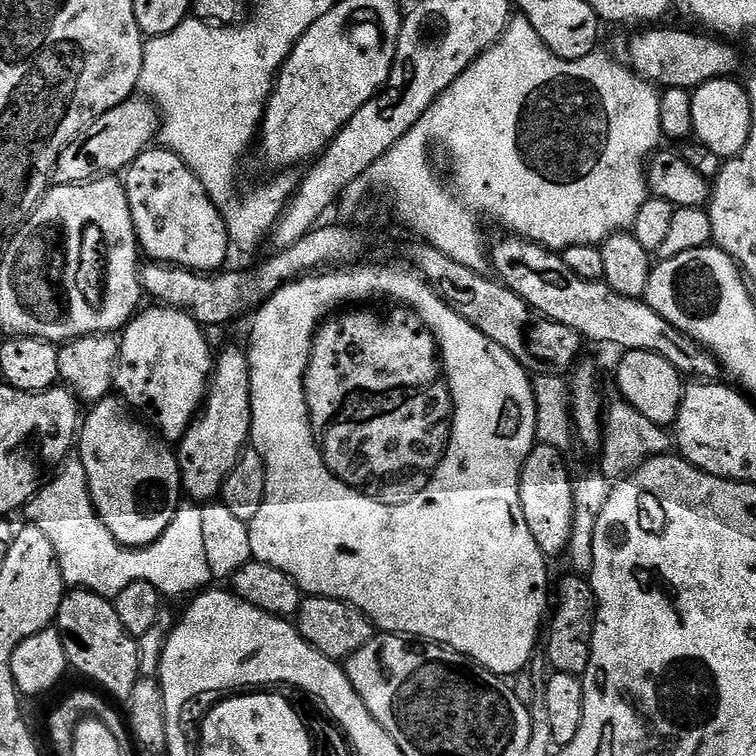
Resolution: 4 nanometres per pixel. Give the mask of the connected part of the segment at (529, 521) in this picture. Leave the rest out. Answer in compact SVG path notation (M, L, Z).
M537 443L526 458L520 475L522 514L526 514L526 526L530 526L530 534L534 534L534 542L538 542L538 550L542 550L546 558L563 557L567 553L574 526L573 481L568 480L568 464L564 456L561 449Z

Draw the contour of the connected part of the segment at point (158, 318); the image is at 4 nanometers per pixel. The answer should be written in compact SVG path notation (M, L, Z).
M151 307L137 311L119 333L120 353L112 386L119 399L123 400L133 413L143 417L165 441L178 442L196 419L196 413L204 407L208 382L212 379L214 351L212 352L207 338L204 337L205 329L189 312L185 312L183 308Z

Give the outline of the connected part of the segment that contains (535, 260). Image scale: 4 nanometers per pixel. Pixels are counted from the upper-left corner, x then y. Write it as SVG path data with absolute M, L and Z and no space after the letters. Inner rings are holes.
M504 234L504 237L497 242L496 245L491 245L490 248L490 268L494 271L495 279L499 280L504 287L509 288L514 294L518 294L518 298L522 298L522 302L526 302L534 309L536 312L540 313L541 316L544 316L548 320L553 320L558 322L562 326L570 326L570 330L574 330L578 335L583 338L585 341L593 340L596 344L613 344L614 347L620 348L619 350L627 350L633 352L634 350L650 350L654 354L662 354L662 358L666 358L666 362L670 362L670 366L674 366L677 370L680 371L685 377L688 378L703 378L708 382L716 382L721 379L722 369L716 357L712 355L709 349L701 346L694 338L687 336L682 330L678 330L674 326L670 326L670 322L666 322L666 318L662 318L662 314L658 314L654 311L643 299L635 300L634 298L626 298L622 294L618 294L614 290L610 290L610 286L606 283L603 283L599 280L587 280L586 278L578 278L578 274L573 274L570 270L570 266L566 266L563 255L559 251L544 248L540 244L533 244L531 240L523 240L518 235L515 234Z

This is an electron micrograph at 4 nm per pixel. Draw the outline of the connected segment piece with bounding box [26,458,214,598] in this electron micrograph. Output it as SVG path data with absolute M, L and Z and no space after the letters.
M69 458L28 501L27 512L27 523L42 530L42 534L46 534L54 545L62 578L69 589L84 588L99 596L115 598L126 590L126 586L130 586L130 582L150 582L150 586L159 590L161 597L186 598L213 583L202 534L203 507L199 503L181 503L172 524L149 548L125 548L98 518L88 493L88 479L82 462L79 458Z

